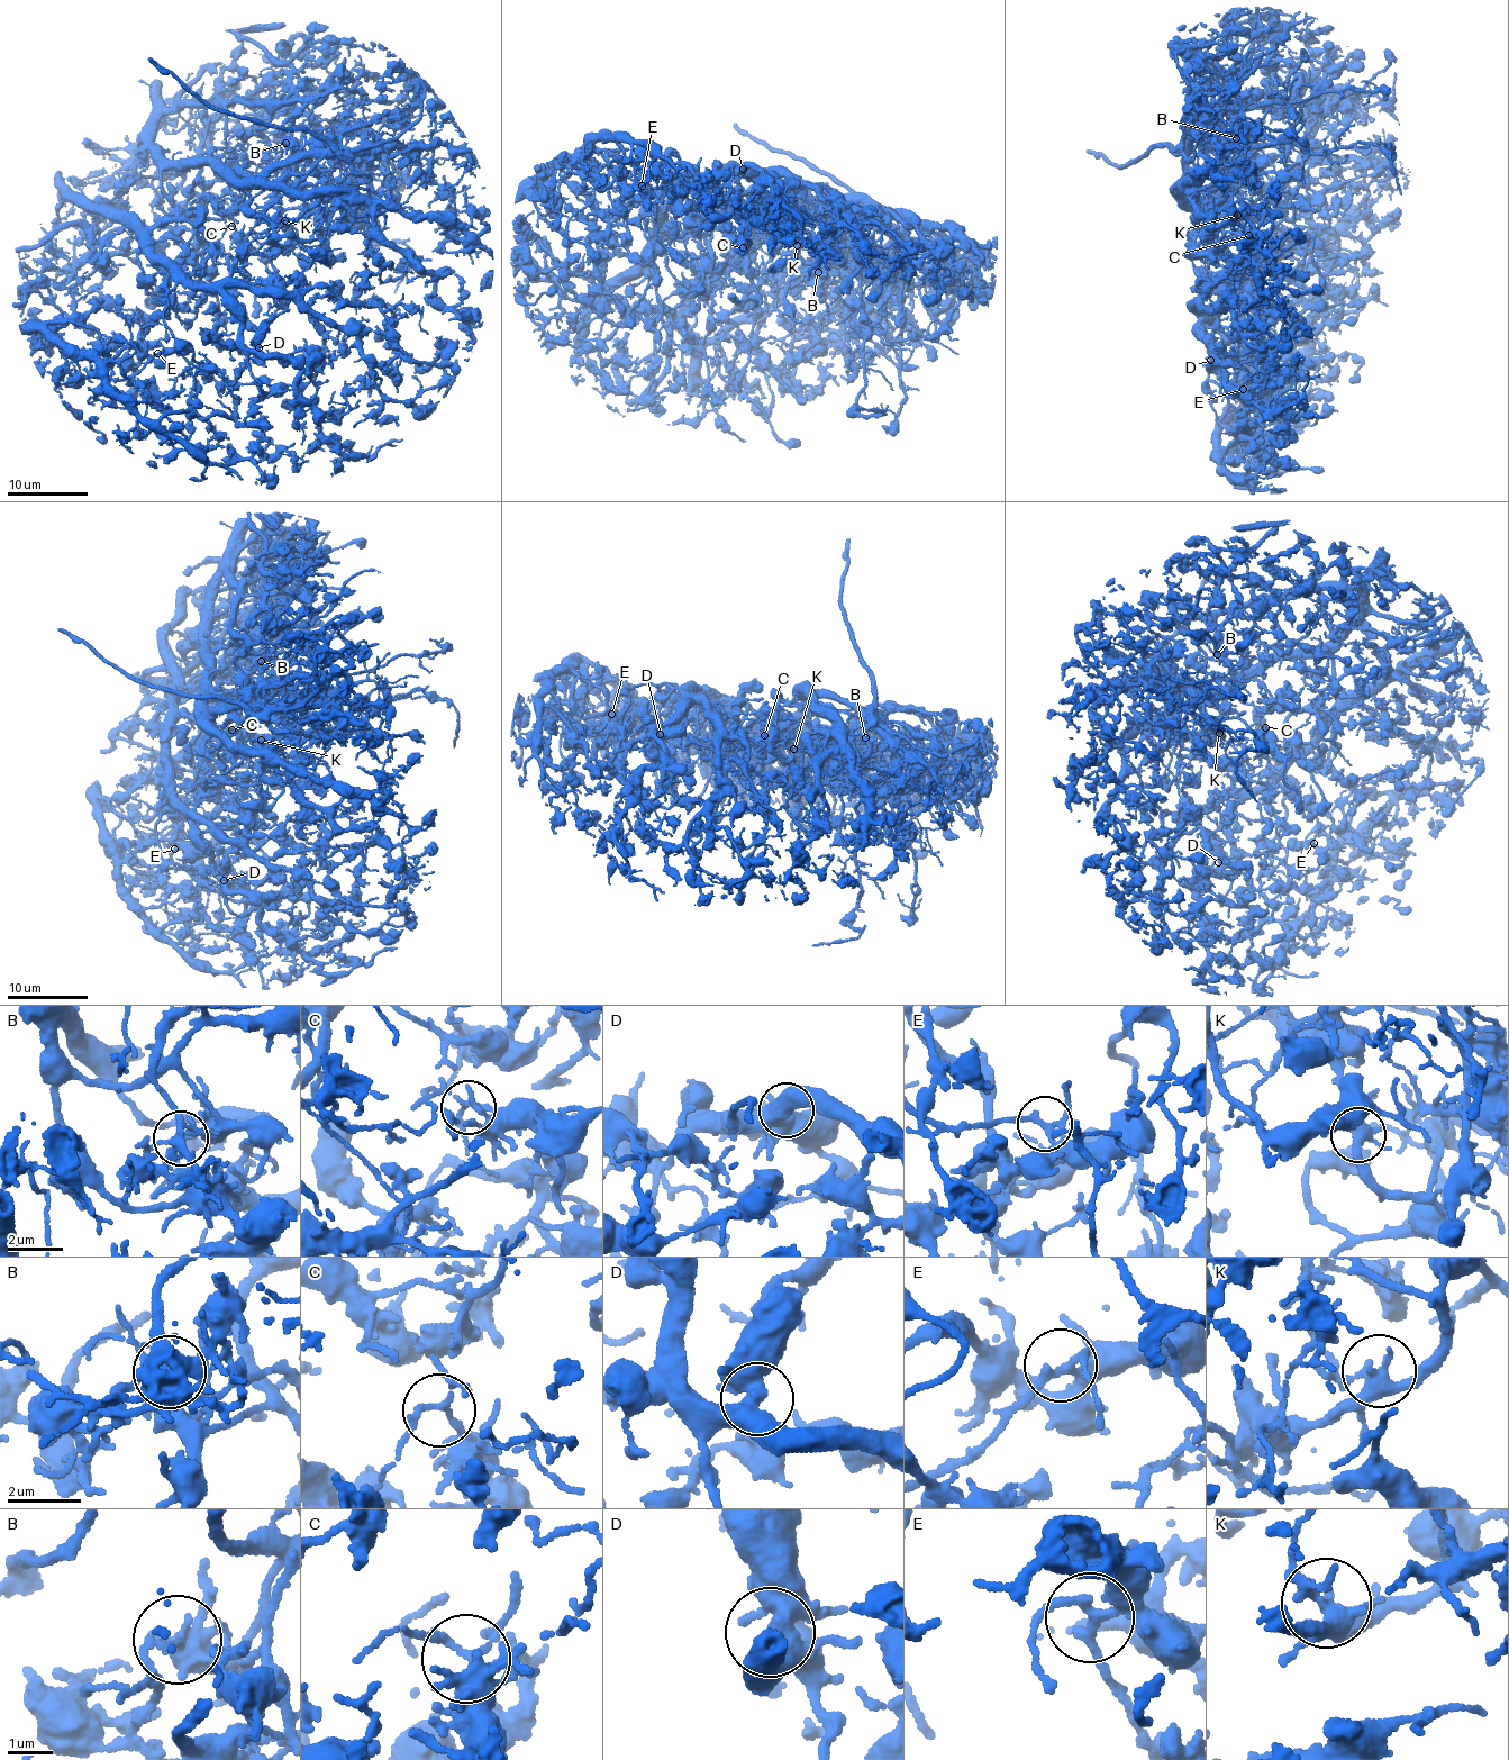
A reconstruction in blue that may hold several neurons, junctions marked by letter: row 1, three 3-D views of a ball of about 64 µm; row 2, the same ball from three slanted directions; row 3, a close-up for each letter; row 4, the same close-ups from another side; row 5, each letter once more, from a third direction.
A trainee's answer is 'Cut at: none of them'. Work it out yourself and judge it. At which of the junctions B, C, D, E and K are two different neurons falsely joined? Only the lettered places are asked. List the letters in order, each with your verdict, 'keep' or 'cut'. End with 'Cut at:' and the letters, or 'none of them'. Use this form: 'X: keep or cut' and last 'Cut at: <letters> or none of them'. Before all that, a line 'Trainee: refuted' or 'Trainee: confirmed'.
Trainee: refuted
B: cut
C: keep
D: keep
E: keep
K: keep
Cut at: B

